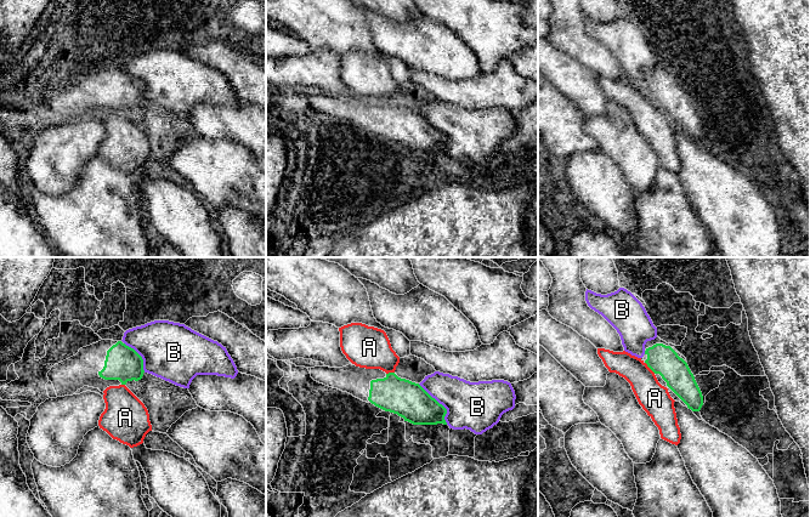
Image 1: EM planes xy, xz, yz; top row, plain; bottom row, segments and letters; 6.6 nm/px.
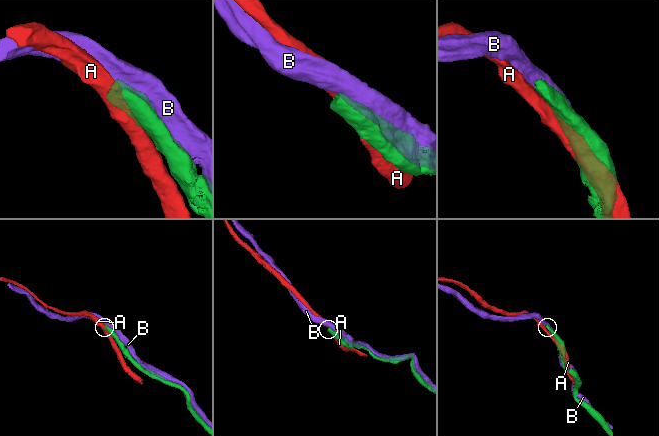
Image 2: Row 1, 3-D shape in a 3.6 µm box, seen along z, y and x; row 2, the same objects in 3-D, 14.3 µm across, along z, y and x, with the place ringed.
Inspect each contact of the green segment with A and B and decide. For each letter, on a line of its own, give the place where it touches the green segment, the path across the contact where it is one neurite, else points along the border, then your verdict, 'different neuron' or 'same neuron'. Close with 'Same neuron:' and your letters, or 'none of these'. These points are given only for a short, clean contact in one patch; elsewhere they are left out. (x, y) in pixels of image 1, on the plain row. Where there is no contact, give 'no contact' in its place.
A: meets green in yz at (650, 96); different neuron
B: meets green in xz at (439, 131); different neuron
Same neuron: none of these

